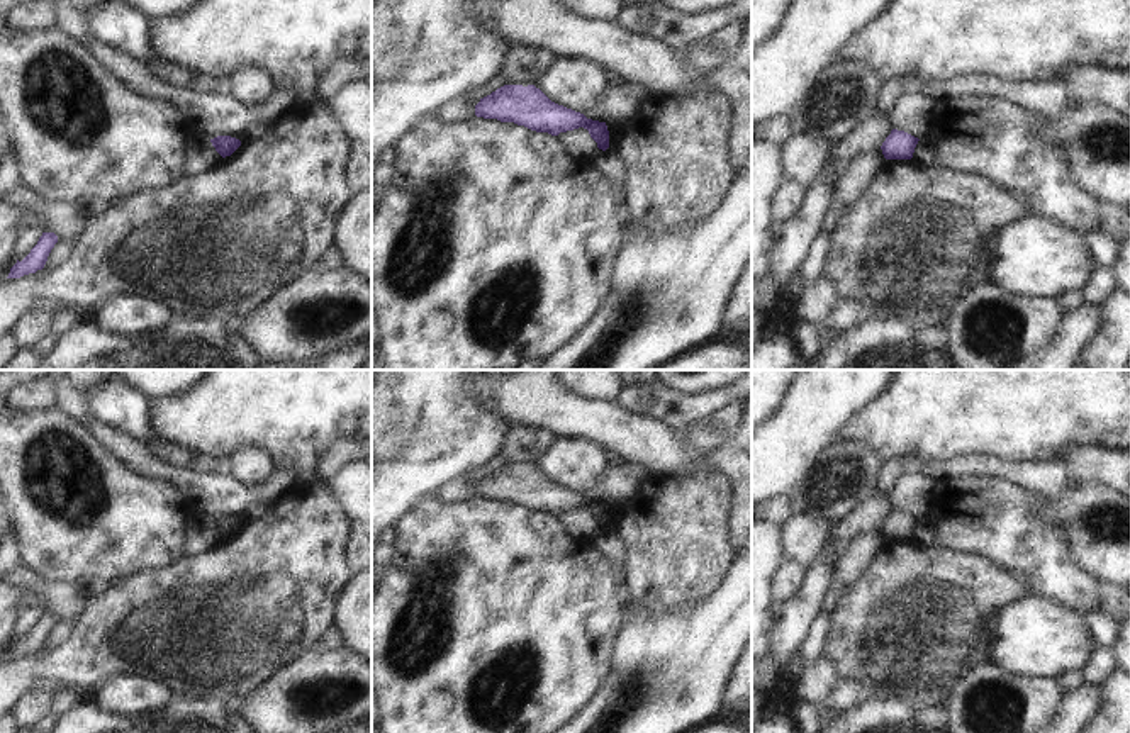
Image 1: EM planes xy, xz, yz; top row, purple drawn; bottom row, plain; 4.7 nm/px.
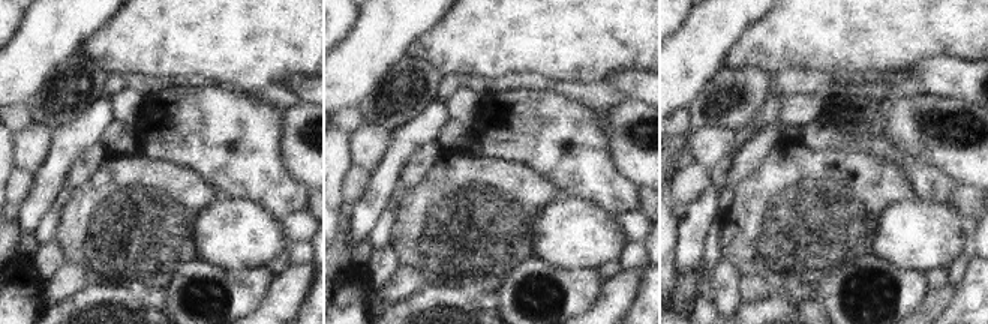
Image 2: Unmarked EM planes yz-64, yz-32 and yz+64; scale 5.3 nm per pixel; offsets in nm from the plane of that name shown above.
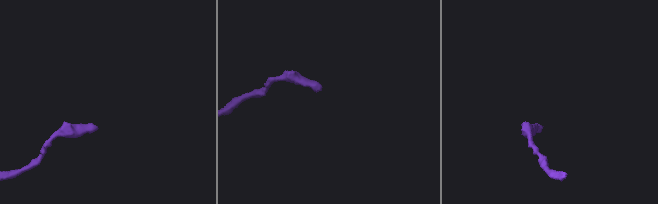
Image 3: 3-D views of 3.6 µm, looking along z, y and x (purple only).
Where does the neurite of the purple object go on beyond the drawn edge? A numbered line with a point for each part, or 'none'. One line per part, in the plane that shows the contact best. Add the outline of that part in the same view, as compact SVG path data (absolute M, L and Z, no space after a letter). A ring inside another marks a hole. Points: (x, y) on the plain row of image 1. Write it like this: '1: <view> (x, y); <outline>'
none

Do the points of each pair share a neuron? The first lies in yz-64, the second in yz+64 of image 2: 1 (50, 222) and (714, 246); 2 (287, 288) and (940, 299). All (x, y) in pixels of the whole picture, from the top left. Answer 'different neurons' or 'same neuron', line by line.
1: same neuron
2: same neuron

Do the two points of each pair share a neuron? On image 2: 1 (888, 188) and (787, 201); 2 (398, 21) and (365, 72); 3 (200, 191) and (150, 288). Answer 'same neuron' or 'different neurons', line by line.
1: same neuron
2: same neuron
3: same neuron

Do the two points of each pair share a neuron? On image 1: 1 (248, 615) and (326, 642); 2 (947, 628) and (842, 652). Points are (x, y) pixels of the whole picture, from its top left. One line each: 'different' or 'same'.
1: different
2: same

